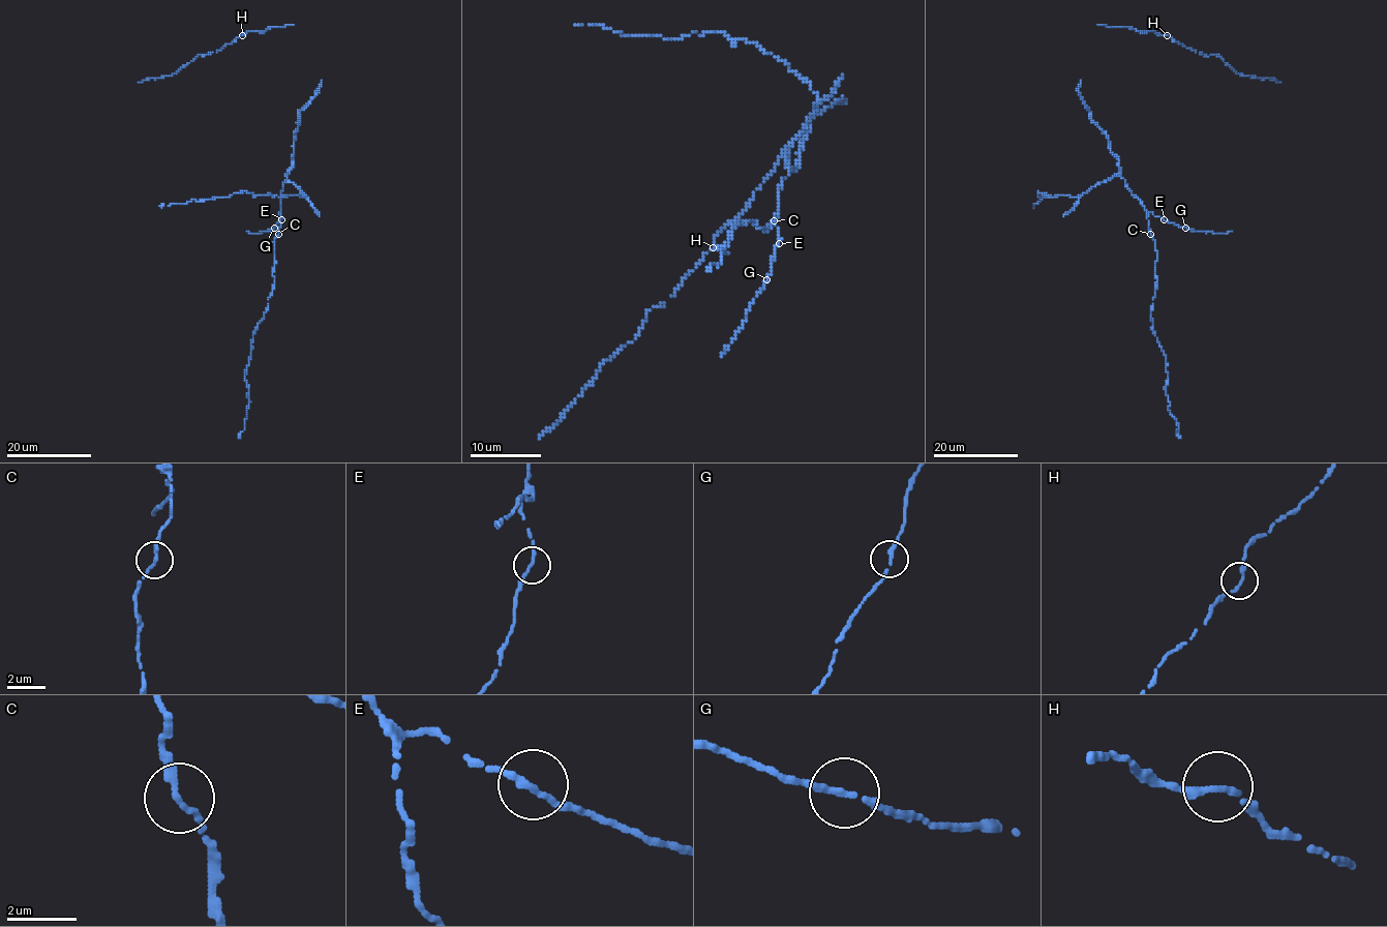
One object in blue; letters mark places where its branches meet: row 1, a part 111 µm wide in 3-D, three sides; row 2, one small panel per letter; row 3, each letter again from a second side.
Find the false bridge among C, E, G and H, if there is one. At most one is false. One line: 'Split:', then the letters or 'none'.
Split: none

